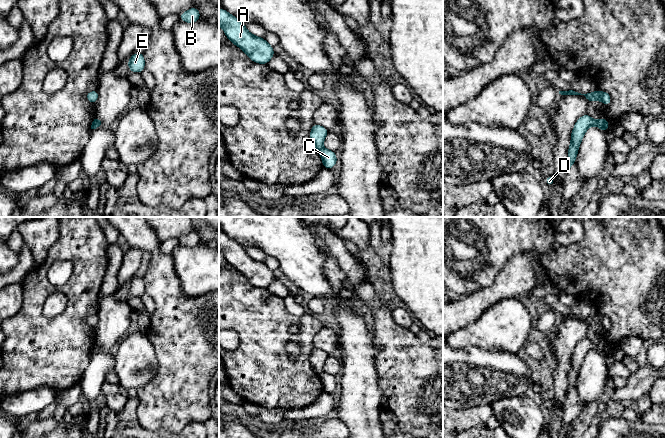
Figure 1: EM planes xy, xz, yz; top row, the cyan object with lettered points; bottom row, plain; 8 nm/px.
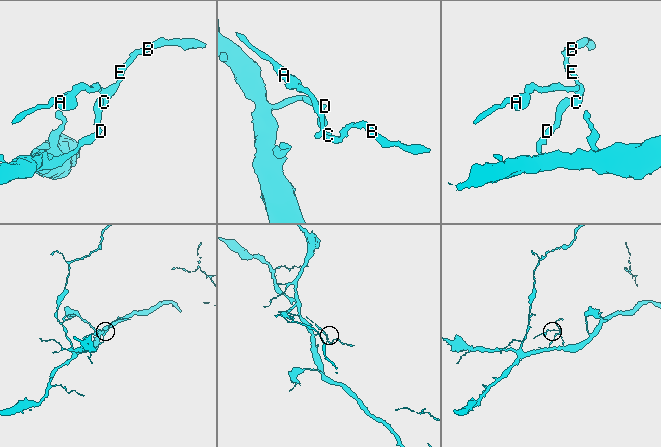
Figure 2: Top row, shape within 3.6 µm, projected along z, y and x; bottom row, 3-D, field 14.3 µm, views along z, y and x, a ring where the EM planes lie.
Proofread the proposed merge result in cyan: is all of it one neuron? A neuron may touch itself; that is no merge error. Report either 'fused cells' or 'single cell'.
fused cells

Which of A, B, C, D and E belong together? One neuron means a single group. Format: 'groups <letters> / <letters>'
groups A B C E / D

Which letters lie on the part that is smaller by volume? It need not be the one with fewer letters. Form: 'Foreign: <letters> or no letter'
Foreign: A, B, C, E

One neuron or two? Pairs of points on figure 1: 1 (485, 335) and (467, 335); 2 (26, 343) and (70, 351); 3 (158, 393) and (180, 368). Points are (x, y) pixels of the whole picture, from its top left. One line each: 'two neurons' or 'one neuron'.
1: one neuron
2: one neuron
3: one neuron

